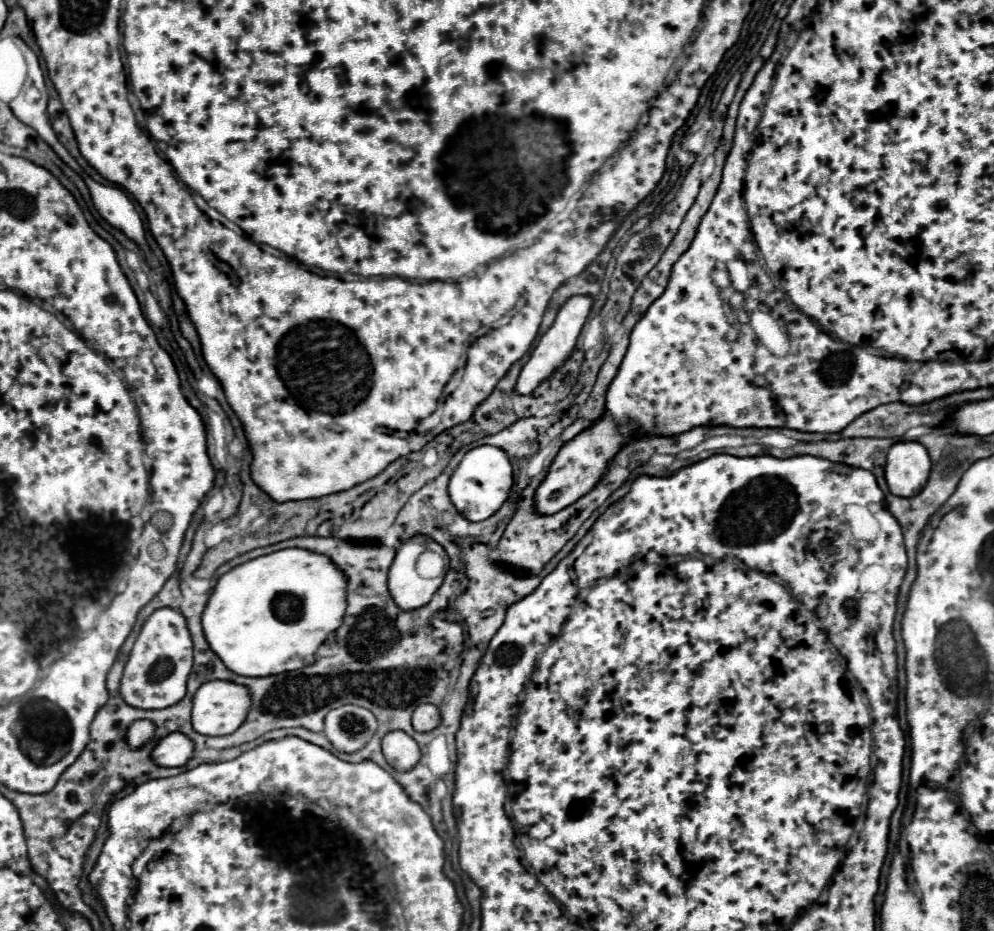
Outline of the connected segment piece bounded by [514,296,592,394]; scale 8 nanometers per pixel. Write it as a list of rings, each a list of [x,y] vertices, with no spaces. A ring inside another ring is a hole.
[[[572,296],[556,314],[554,324],[542,334],[542,338],[538,340],[536,348],[532,350],[528,362],[522,366],[520,376],[516,380],[514,392],[516,394],[530,394],[542,380],[546,380],[550,376],[550,372],[554,372],[554,368],[558,368],[558,364],[562,364],[562,360],[566,360],[566,356],[570,356],[570,348],[574,348],[576,338],[586,322],[586,316],[592,308],[592,298],[590,296]]]

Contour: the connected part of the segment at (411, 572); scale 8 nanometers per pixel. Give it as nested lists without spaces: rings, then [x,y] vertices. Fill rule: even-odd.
[[[414,536],[400,546],[390,566],[388,590],[398,608],[404,612],[426,606],[442,584],[442,576],[422,578],[418,574],[416,560],[424,550],[434,550],[436,554],[444,556],[444,548],[434,540],[430,540],[428,536]]]

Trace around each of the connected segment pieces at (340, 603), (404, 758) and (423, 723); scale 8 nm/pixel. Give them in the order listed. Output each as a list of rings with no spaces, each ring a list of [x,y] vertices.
[[[288,548],[248,560],[222,574],[206,602],[202,628],[212,652],[228,670],[240,676],[272,676],[312,664],[326,636],[342,624],[344,610],[346,576],[330,564],[330,558],[304,548]]]
[[[392,730],[382,738],[382,752],[386,756],[386,762],[400,772],[414,768],[414,764],[420,760],[418,744],[402,730]]]
[[[420,704],[412,714],[412,726],[416,732],[430,732],[440,724],[440,712],[434,704]]]

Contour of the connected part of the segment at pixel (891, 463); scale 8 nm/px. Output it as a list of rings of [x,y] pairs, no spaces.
[[[896,442],[886,458],[886,482],[896,496],[916,496],[928,482],[930,458],[920,442]]]

